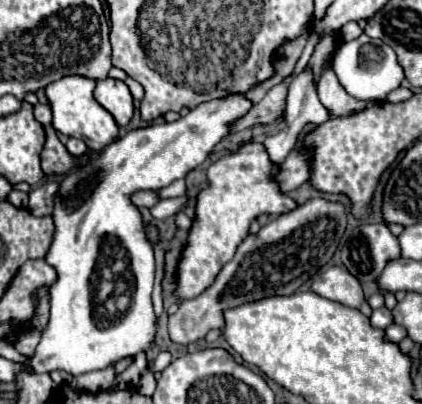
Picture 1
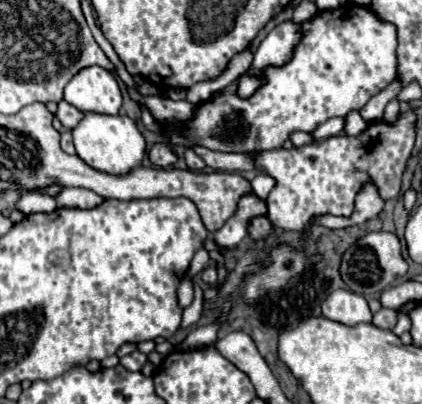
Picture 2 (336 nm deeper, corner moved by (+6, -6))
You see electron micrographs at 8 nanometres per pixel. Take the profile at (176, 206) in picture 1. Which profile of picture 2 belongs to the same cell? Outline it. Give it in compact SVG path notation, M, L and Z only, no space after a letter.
M258 173L254 179L252 179L252 187L254 187L254 193L260 197L260 199L266 199L268 193L272 191L272 187L276 185L276 181L268 175L268 173Z

